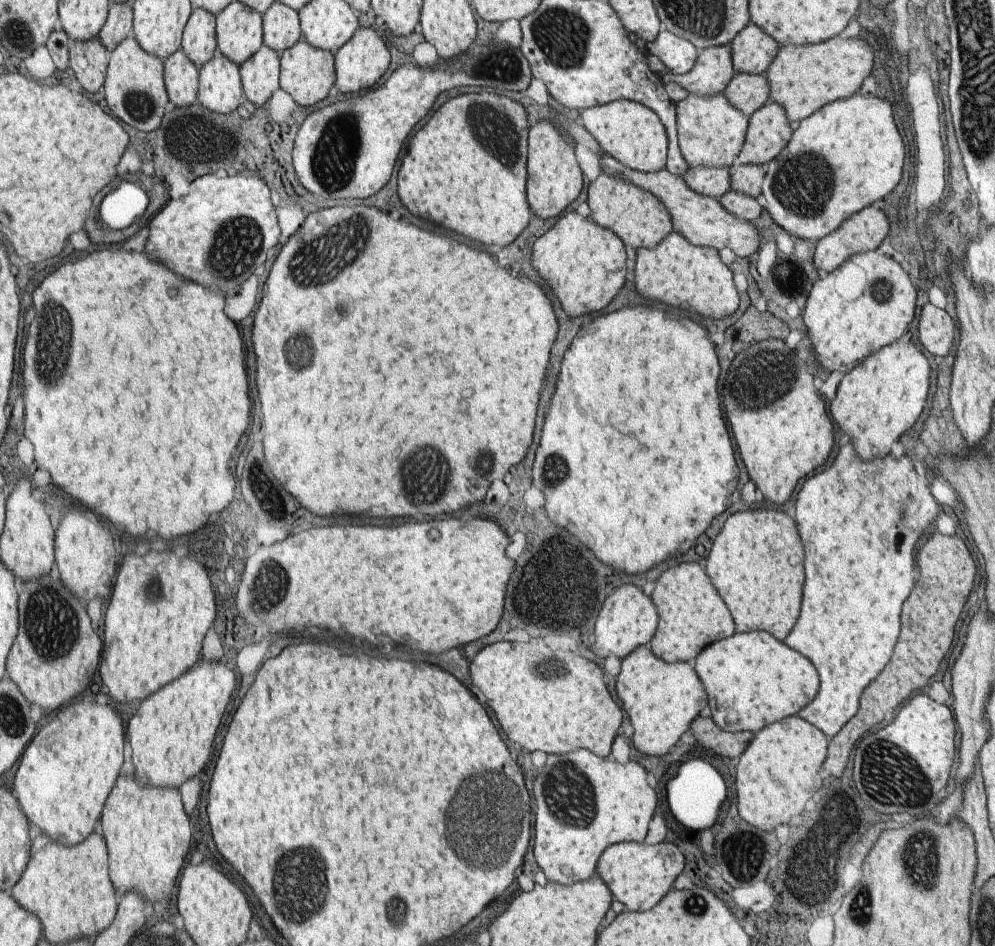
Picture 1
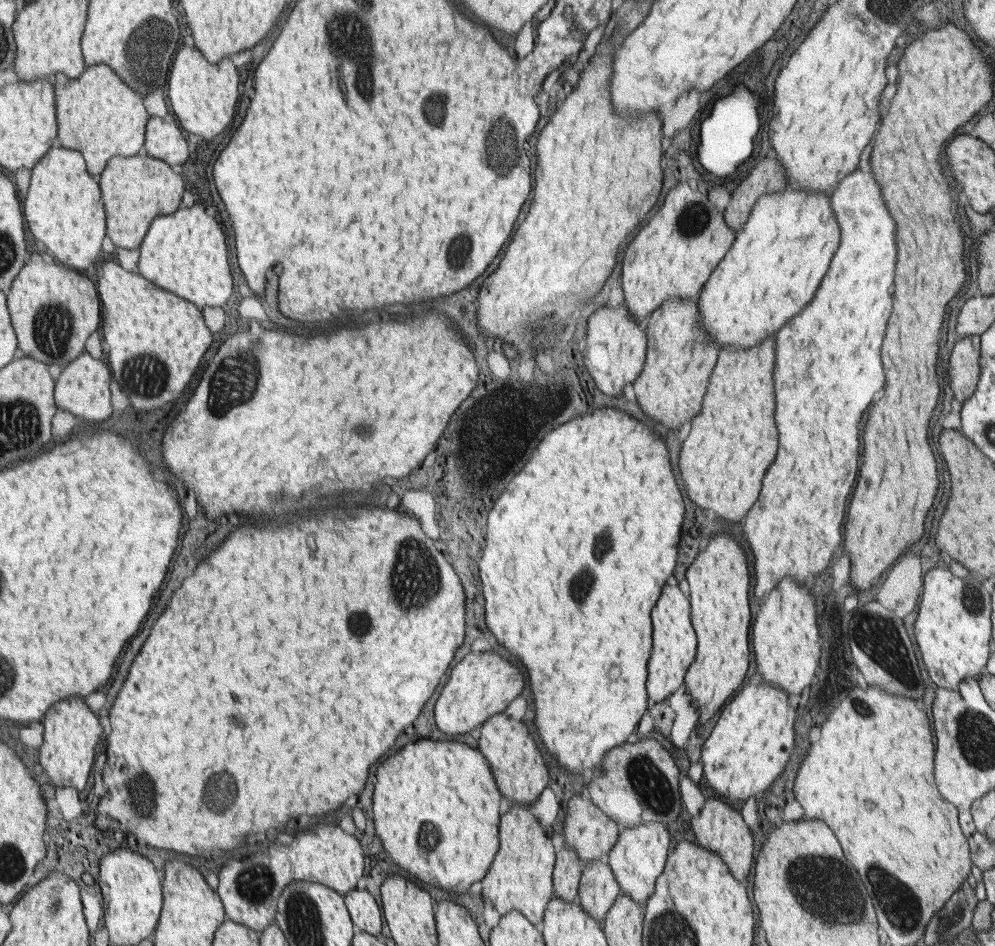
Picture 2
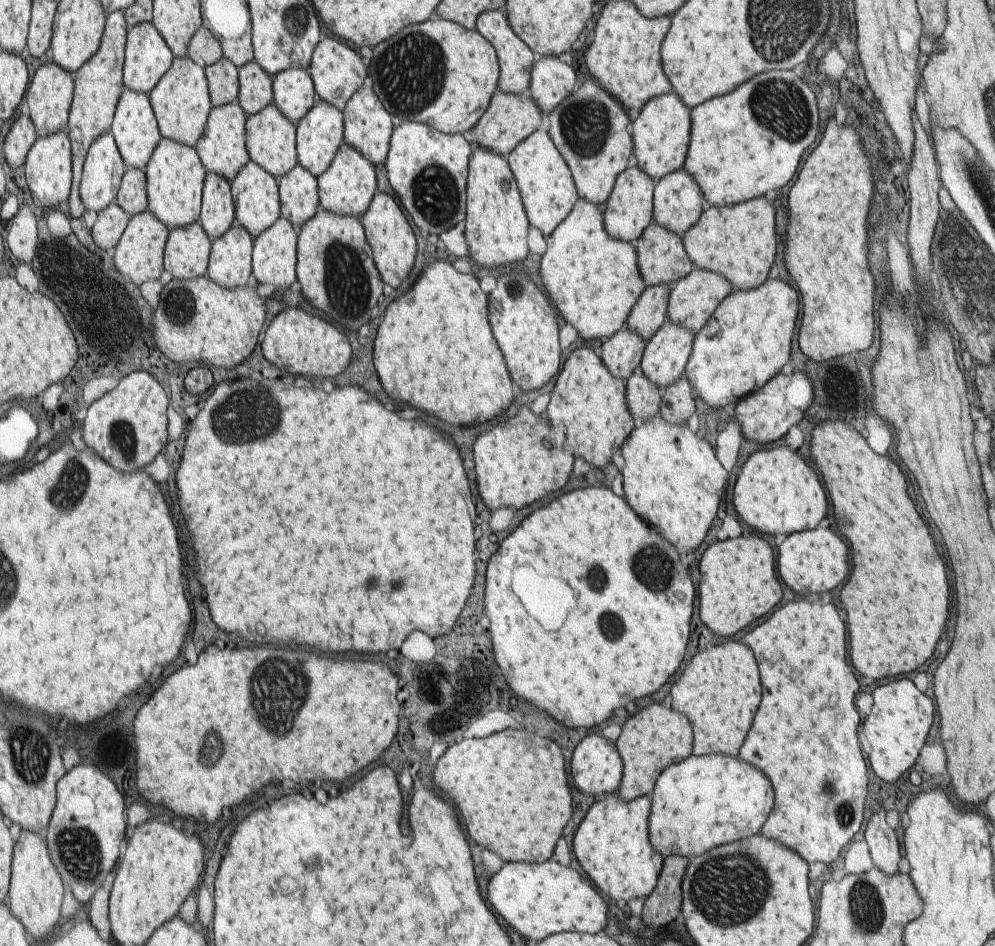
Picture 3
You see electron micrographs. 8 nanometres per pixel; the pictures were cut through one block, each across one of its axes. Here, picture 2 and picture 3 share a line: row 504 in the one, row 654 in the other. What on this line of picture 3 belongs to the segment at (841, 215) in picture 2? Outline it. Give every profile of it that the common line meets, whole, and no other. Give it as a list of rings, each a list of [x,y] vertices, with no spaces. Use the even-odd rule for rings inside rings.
[[[819,595],[796,597],[780,606],[766,622],[752,628],[743,641],[755,654],[760,678],[764,678],[764,706],[759,706],[738,757],[763,771],[775,791],[774,810],[760,829],[760,834],[792,849],[809,866],[817,862],[828,866],[862,828],[866,810],[864,800],[870,780],[858,743],[860,715],[855,699],[860,686],[846,658],[846,624],[832,602],[824,604]]]

